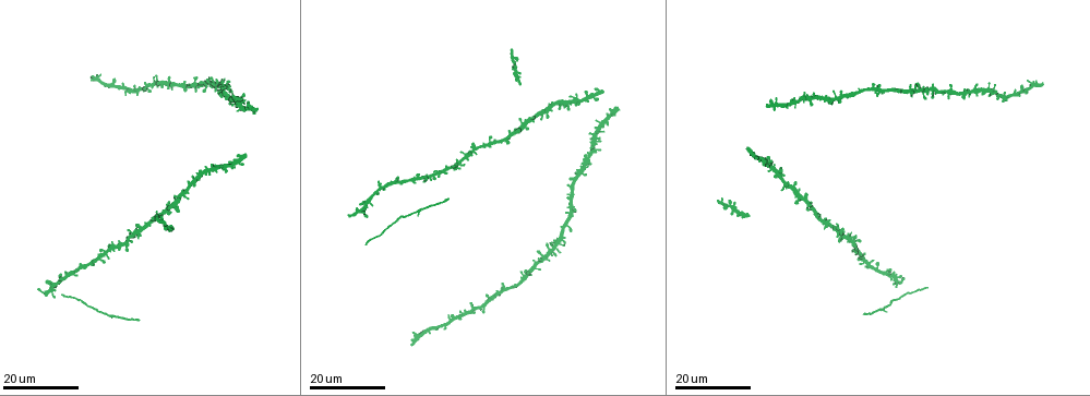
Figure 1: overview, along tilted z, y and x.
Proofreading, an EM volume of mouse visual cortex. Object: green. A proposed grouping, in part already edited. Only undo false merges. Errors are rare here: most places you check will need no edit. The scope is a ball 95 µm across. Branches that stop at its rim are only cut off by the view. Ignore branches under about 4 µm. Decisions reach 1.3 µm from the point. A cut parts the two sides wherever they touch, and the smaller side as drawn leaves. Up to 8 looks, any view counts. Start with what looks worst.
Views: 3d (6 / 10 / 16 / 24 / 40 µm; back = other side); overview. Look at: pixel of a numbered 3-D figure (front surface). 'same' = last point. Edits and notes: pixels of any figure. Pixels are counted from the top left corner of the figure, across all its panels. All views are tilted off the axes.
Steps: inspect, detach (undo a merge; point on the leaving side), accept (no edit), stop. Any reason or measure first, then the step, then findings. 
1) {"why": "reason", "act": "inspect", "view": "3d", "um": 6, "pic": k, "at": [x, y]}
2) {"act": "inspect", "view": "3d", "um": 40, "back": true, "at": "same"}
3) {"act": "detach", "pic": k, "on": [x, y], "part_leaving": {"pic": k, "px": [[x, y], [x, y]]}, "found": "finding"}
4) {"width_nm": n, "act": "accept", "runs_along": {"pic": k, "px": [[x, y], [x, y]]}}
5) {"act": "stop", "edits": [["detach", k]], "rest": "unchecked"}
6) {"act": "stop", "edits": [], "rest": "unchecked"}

{"act": "inspect", "view": "3d", "um": 24, "pic": 1, "at": [182, 196]}

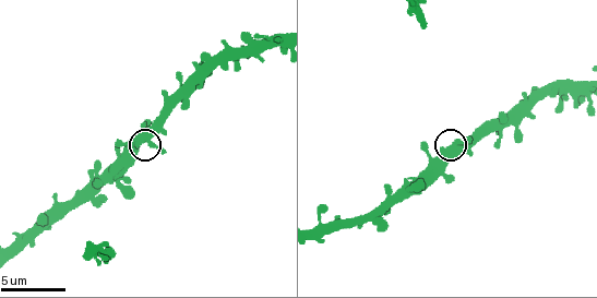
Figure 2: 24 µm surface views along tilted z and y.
{"act": "inspect", "view": "3d", "um": 6, "pic": 2, "at": [146, 137]}

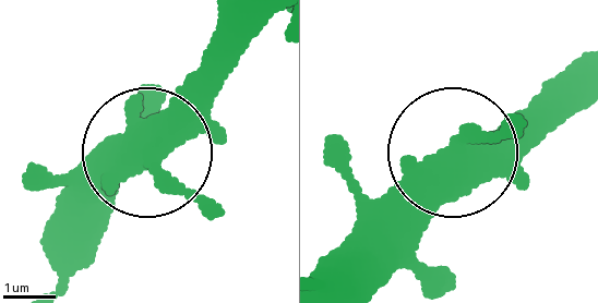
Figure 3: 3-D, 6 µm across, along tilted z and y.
{"act": "accept", "runs_along": {"pic": 3, "px": [[266, 19], [99, 197], [93, 242]]}, "found": "continuous, no second cell"}

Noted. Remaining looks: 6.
{"why": "three-way junction", "act": "inspect", "view": "3d", "um": 16, "pic": 1, "at": [573, 99]}

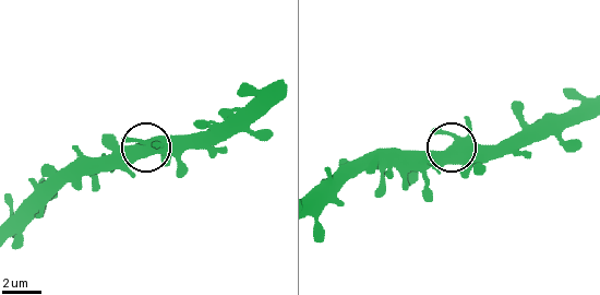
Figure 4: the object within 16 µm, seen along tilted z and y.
{"act": "inspect", "view": "3d", "um": 10, "pic": 4, "at": [450, 149]}

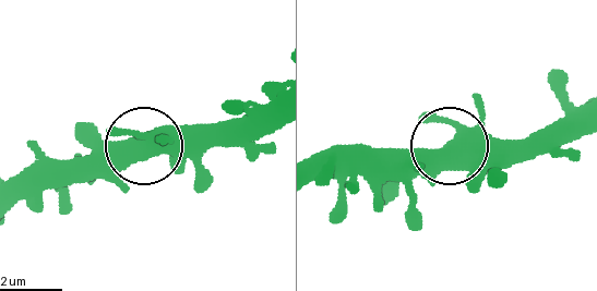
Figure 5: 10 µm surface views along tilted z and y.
{"act": "accept", "found": "one cell here"}

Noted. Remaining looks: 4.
{"why": "thin neck", "act": "inspect", "view": "3d", "um": 6, "pic": 2, "at": [113, 254]}

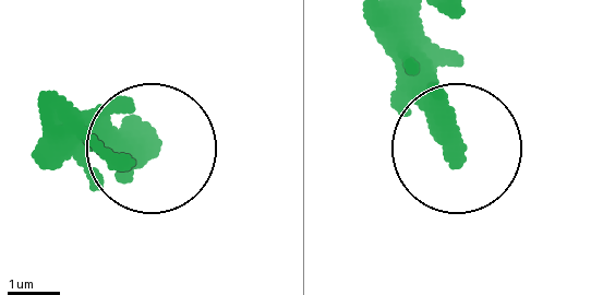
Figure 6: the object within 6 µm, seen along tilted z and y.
{"why": "other side", "act": "inspect", "view": "3d", "um": 6, "back": true, "pic": 6, "at": [151, 141]}

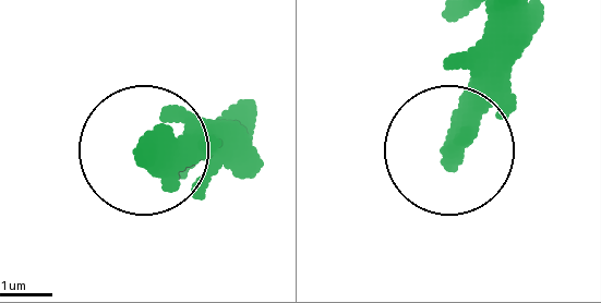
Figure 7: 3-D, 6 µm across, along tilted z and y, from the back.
{"act": "accept", "found": "continuous, no second cell"}

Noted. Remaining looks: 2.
{"why": "thin neck", "act": "inspect", "view": "3d", "um": 16, "pic": 1, "at": [393, 182]}

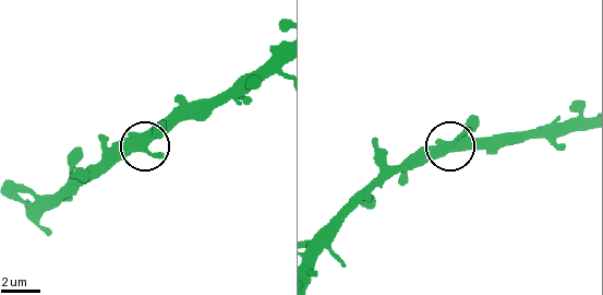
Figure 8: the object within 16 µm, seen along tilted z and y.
{"act": "inspect", "view": "3d", "um": 10, "pic": 8, "at": [437, 143]}

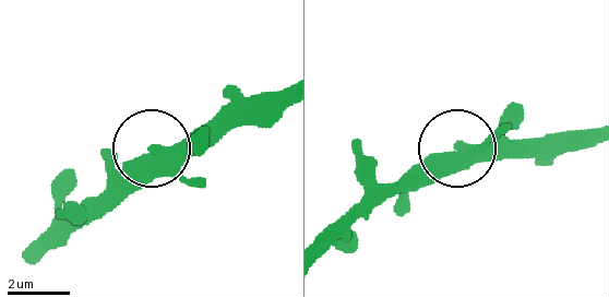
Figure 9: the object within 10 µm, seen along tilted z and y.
{"width_nm": 390, "act": "accept", "runs_along": {"pic": 9, "px": [[286, 88], [234, 103], [143, 157], [112, 190]]}, "found": "continuous, no second cell"}

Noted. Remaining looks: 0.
{"act": "stop", "edits": [], "rest": "unchecked"}

